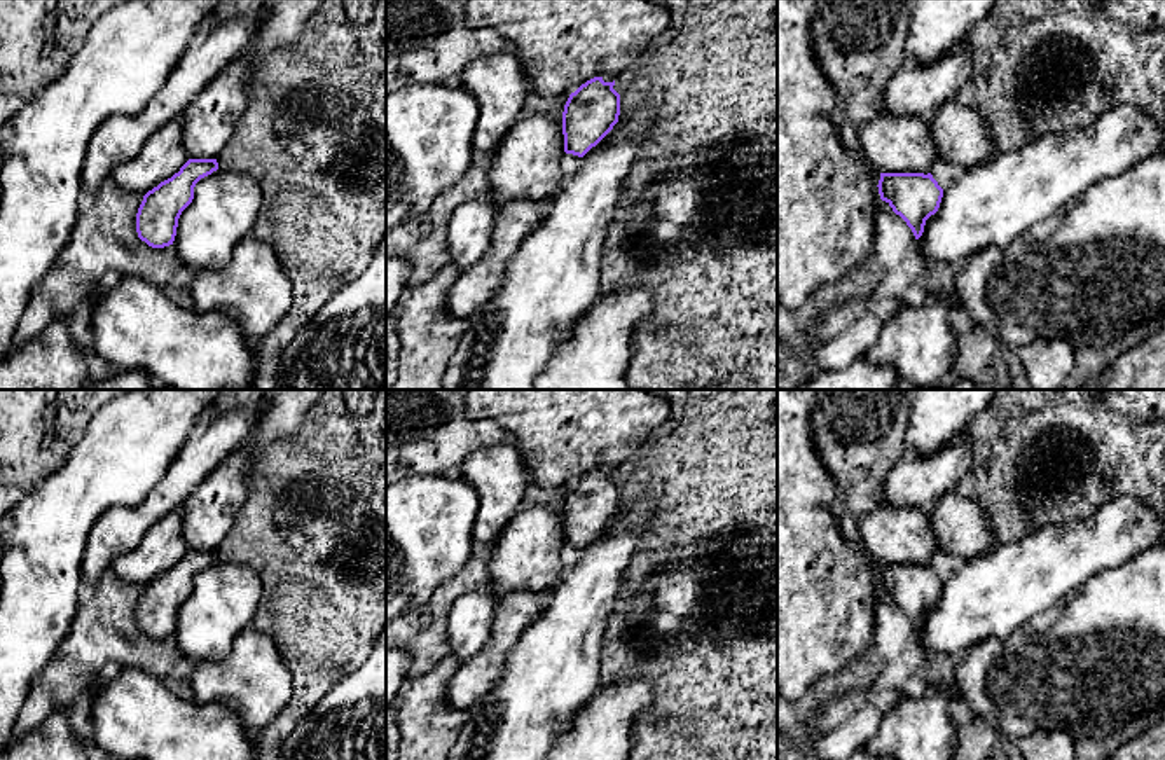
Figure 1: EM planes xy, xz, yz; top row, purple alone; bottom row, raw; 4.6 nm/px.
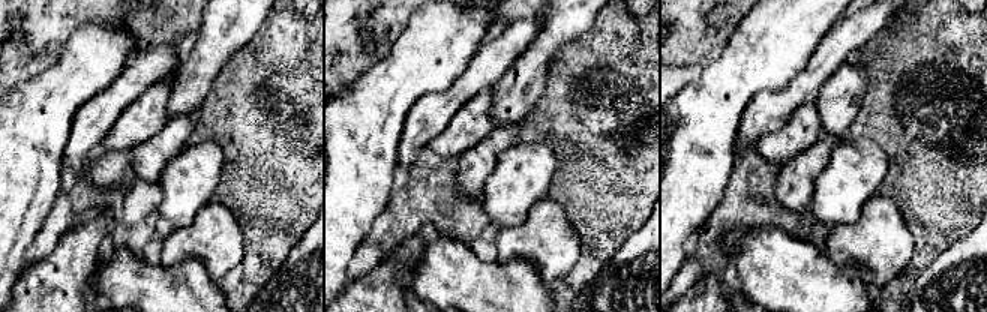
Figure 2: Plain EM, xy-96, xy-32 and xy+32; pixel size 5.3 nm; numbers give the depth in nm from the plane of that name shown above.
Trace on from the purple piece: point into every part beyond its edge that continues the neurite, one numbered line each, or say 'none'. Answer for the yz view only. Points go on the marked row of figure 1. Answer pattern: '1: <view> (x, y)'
1: yz (891, 144)

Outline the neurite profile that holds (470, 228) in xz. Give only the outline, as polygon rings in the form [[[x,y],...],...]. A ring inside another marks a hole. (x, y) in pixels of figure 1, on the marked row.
[[[470,199],[458,206],[449,220],[447,246],[451,262],[466,269],[491,246],[498,208],[487,199]]]

